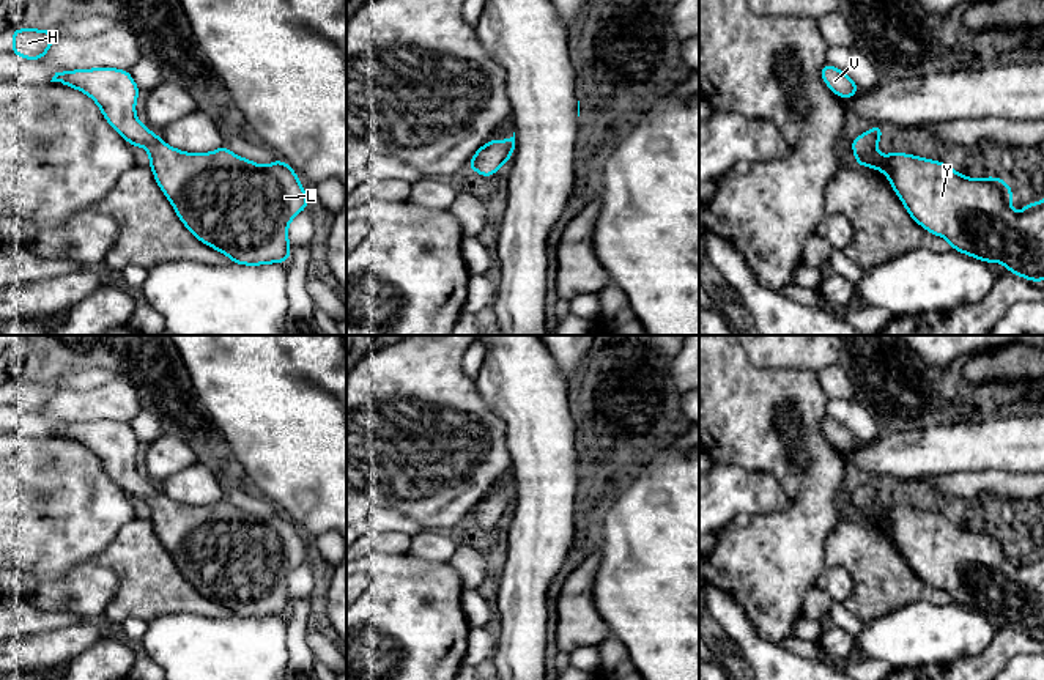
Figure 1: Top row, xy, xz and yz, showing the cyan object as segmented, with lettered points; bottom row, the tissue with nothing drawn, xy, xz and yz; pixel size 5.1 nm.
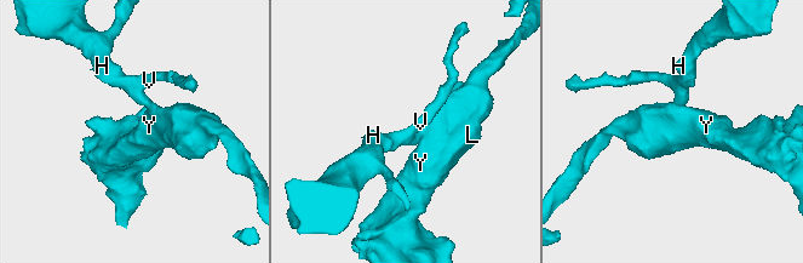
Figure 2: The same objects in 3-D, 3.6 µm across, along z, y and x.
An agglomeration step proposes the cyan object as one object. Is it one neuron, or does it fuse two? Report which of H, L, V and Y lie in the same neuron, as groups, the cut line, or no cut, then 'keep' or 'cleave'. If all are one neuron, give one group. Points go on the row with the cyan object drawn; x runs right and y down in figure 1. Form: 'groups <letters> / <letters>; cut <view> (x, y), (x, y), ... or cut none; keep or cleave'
groups H L V Y; cut none; keep

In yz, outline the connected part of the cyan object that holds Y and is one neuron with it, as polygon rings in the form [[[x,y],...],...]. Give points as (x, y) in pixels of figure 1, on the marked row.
[[[871,126],[850,142],[855,165],[880,170],[890,181],[909,216],[926,231],[945,238],[951,249],[981,260],[1001,263],[1009,274],[1030,282],[1044,280],[1044,200],[1025,203],[1020,212],[1011,209],[1013,187],[1001,178],[975,179],[964,176],[940,161],[894,153],[882,156],[877,150],[885,128]]]

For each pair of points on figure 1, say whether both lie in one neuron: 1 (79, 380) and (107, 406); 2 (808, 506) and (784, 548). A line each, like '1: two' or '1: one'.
1: two
2: one

